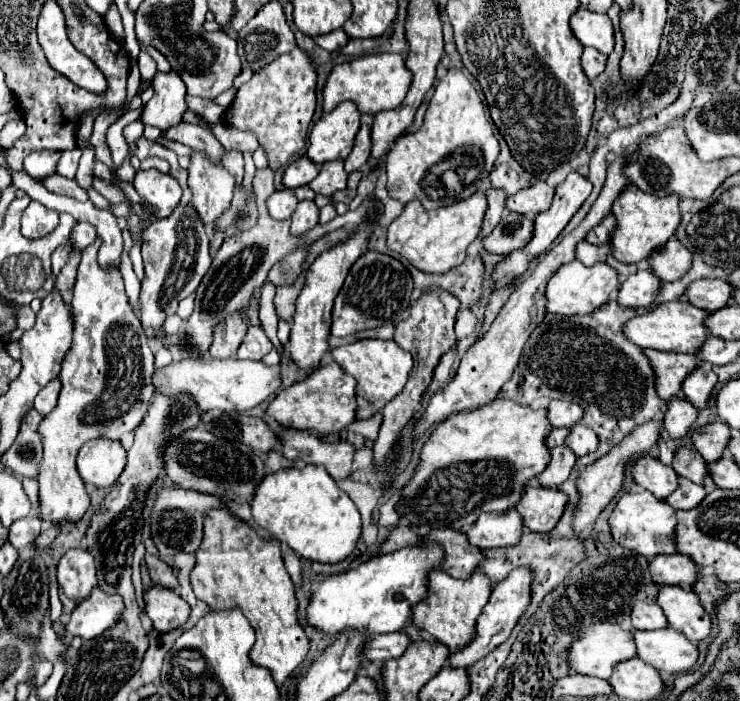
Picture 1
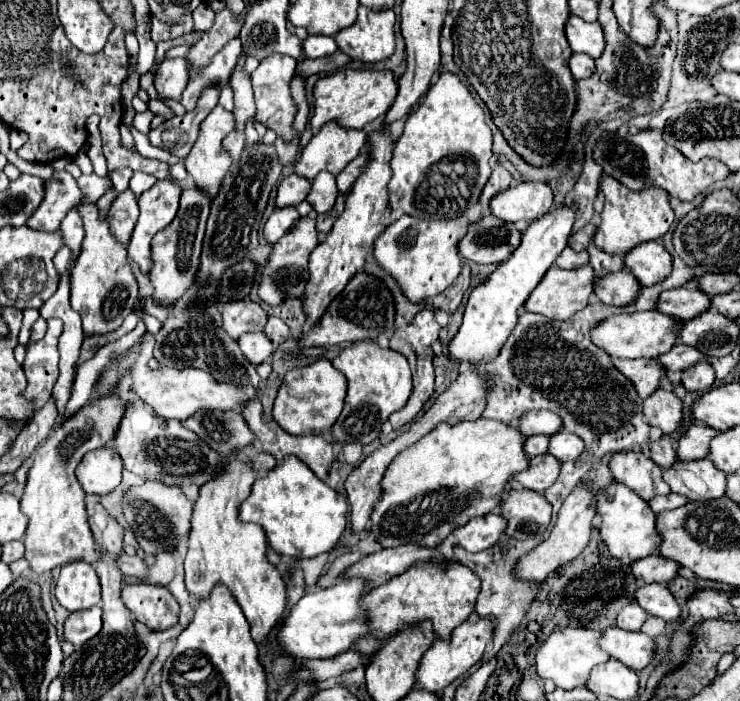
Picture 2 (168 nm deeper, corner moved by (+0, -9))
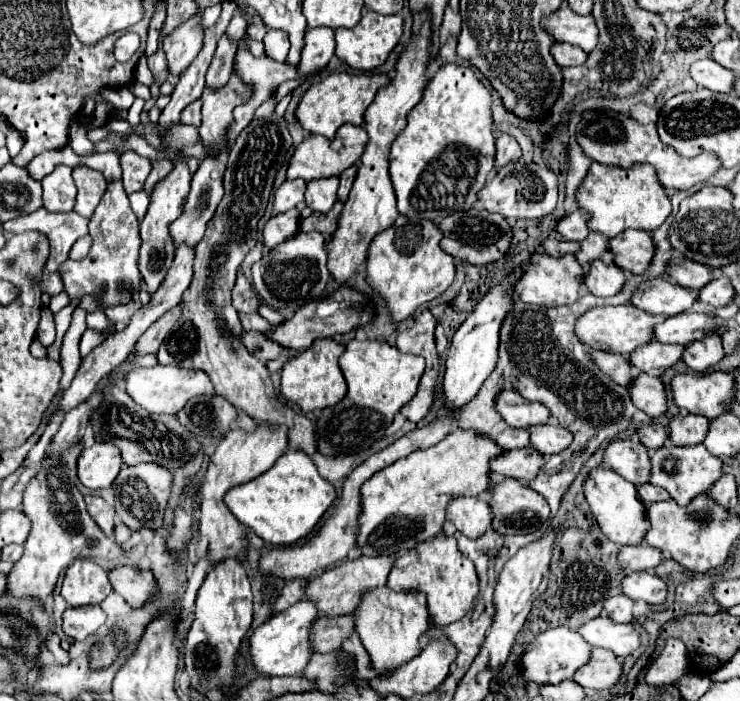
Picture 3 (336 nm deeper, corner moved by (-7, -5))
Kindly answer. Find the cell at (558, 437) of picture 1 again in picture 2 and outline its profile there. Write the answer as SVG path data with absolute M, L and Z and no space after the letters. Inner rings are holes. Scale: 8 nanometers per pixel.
M532 435L524 439L524 451L528 457L536 457L540 453L546 453L548 449L548 437L546 435Z

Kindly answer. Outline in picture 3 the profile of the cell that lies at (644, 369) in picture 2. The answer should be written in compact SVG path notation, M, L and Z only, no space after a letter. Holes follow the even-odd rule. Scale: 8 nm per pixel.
M593 351L593 361L597 363L597 367L609 375L615 383L621 383L625 387L631 385L631 379L635 379L635 371L631 371L631 365L627 363L627 359L623 355L615 355L615 353L607 353L607 351Z

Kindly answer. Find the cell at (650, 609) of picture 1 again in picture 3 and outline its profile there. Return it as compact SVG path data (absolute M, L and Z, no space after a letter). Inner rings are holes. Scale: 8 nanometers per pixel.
M617 595L605 601L605 615L611 617L617 623L631 623L633 621L633 605L635 601L625 597L625 595Z

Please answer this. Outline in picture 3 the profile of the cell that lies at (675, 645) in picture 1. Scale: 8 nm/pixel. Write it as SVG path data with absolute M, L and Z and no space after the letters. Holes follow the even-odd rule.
M605 615L587 621L577 629L593 647L611 649L619 657L627 657L641 647L641 635L633 625L615 623Z

